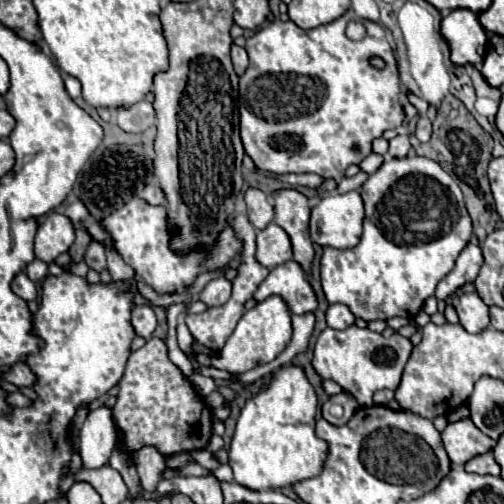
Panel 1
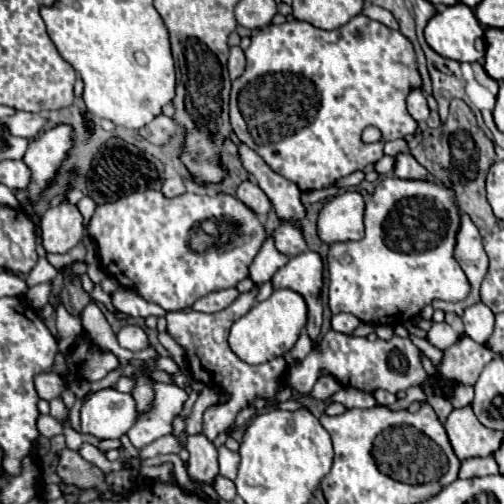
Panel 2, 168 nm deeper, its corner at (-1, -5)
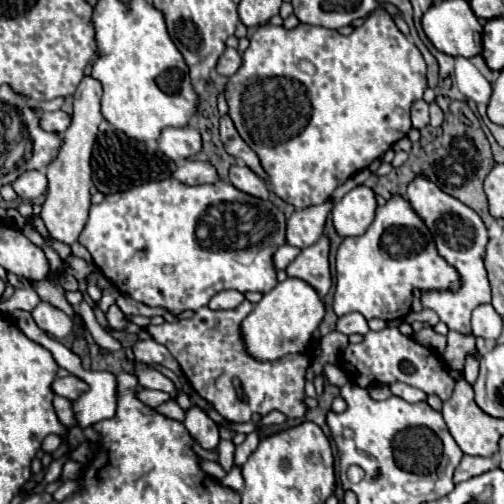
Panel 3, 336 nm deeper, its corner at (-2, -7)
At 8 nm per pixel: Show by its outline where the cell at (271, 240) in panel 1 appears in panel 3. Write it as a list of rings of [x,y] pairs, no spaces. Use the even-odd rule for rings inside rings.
[[[324,202],[318,206],[296,210],[286,224],[286,244],[296,246],[296,248],[312,246],[322,236],[324,222],[326,222],[330,208],[332,204]]]

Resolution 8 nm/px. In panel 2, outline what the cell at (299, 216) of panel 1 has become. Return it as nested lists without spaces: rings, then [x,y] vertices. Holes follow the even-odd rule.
[[[239,144],[239,158],[243,168],[249,172],[251,178],[255,178],[257,186],[269,196],[277,216],[287,222],[301,222],[305,218],[305,208],[301,204],[301,190],[285,180],[281,174],[273,172],[265,160],[253,152],[249,146]]]

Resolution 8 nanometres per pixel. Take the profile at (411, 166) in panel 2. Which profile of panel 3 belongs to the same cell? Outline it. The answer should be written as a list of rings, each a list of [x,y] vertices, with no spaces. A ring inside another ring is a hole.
[[[418,174],[408,184],[406,196],[408,196],[412,208],[416,208],[416,212],[420,212],[420,216],[424,216],[424,222],[428,224],[428,228],[432,228],[434,242],[438,246],[440,256],[444,256],[444,260],[448,260],[460,272],[460,276],[464,280],[464,288],[460,288],[460,292],[422,292],[422,306],[434,310],[450,330],[470,334],[472,310],[480,304],[490,302],[490,284],[488,284],[486,270],[484,270],[484,252],[486,252],[484,248],[488,242],[484,222],[472,208],[462,204],[454,196],[442,192],[424,174]]]

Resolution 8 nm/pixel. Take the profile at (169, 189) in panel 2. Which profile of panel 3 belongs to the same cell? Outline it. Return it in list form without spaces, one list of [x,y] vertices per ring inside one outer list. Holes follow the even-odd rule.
[[[184,162],[176,168],[174,178],[188,186],[200,186],[200,184],[212,184],[218,180],[216,168],[208,162]]]

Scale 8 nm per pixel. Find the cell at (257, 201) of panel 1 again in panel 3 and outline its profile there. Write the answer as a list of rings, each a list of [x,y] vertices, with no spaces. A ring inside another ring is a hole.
[[[234,166],[230,170],[230,182],[232,182],[234,188],[238,188],[244,194],[268,200],[268,188],[266,188],[266,184],[250,168],[246,168],[246,166]]]

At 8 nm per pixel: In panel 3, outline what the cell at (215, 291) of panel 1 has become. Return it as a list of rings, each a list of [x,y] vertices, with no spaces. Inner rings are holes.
[[[224,290],[224,292],[218,292],[210,300],[208,308],[212,308],[212,310],[228,310],[228,308],[236,308],[242,300],[244,300],[242,292],[238,292],[238,290]]]

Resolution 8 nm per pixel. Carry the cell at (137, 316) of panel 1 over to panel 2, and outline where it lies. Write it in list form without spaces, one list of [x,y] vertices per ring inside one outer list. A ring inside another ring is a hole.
[[[133,324],[123,326],[123,328],[121,328],[121,332],[117,334],[117,340],[119,340],[119,346],[121,346],[121,348],[133,350],[133,352],[145,350],[145,348],[149,346],[147,334],[145,334],[139,326],[133,326]]]

